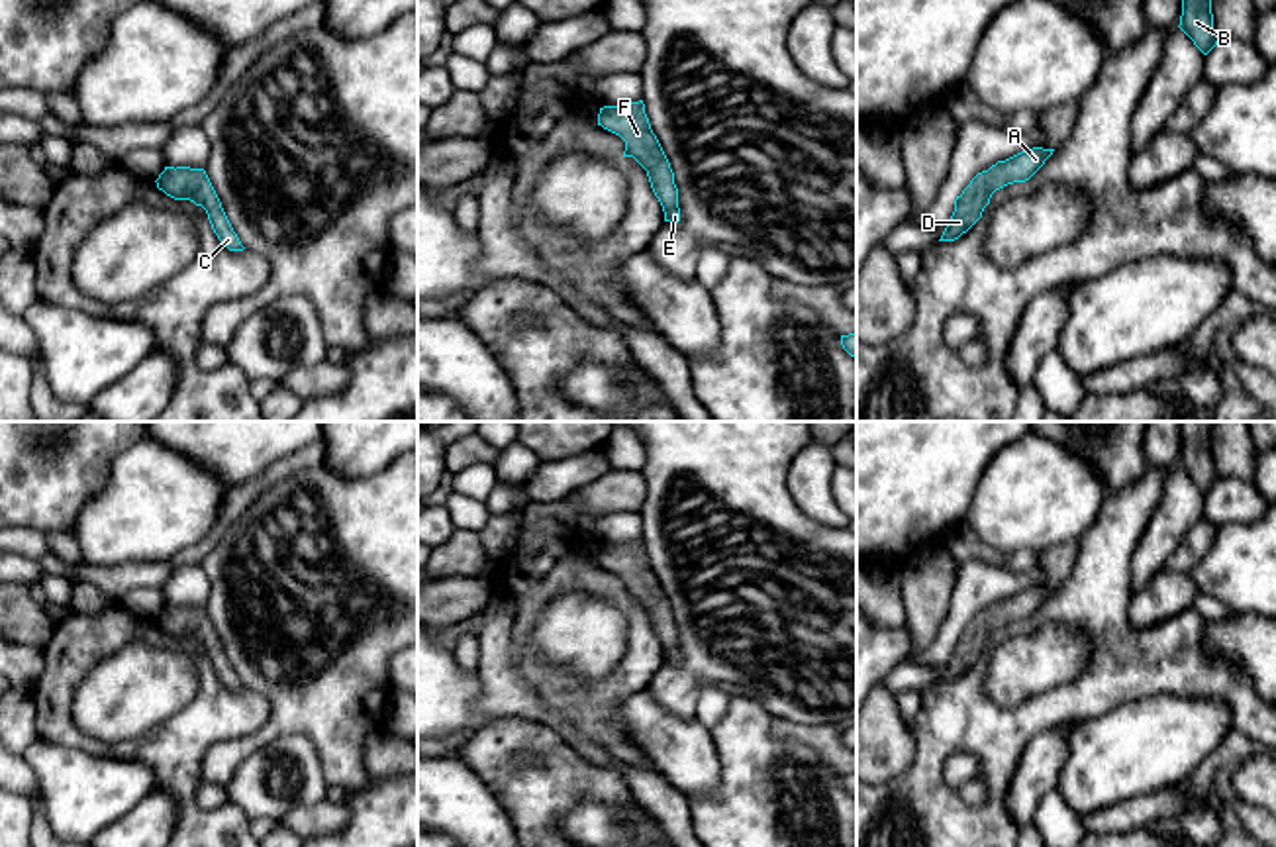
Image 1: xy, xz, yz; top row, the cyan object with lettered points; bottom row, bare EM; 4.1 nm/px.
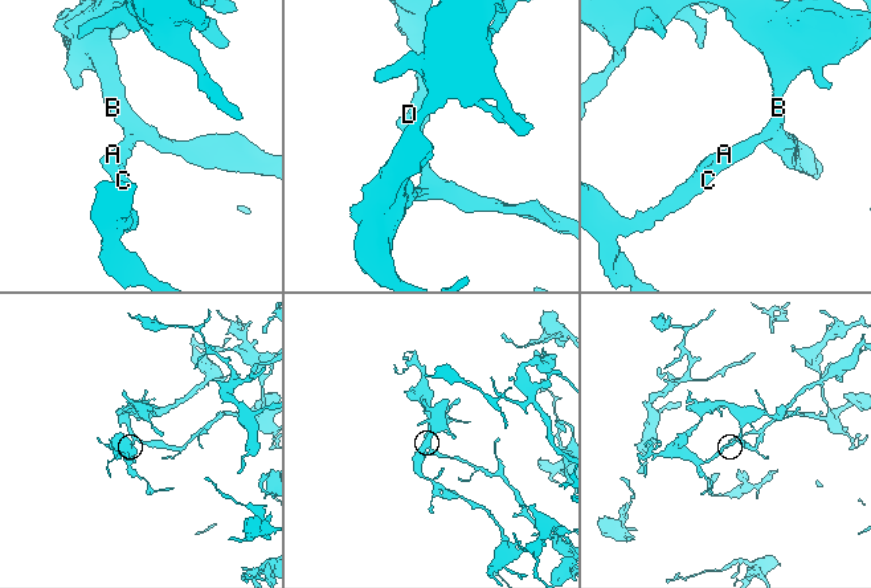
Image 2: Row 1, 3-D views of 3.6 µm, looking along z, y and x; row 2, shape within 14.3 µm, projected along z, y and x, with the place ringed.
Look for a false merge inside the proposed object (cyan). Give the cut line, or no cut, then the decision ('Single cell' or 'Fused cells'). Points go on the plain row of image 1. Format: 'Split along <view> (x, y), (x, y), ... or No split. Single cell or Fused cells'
No split. Single cell

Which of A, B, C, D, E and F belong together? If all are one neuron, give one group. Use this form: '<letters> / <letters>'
A B C D E F

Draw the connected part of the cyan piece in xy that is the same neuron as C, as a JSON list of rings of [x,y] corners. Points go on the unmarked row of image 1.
[[[165,606],[155,620],[157,627],[174,639],[190,639],[202,645],[208,653],[214,673],[229,690],[243,690],[237,673],[233,671],[221,641],[204,608]]]

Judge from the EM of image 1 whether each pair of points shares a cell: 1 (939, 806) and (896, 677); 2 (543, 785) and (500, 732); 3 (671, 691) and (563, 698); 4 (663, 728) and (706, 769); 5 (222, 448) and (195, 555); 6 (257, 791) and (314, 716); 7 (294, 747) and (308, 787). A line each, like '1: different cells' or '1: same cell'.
1: different cells
2: same cell
3: different cells
4: same cell
5: different cells
6: different cells
7: same cell

